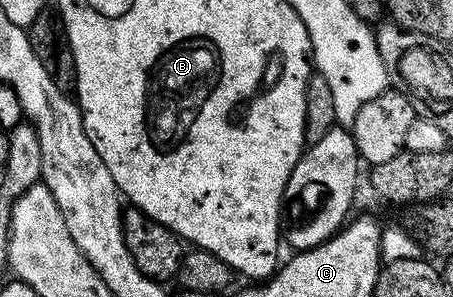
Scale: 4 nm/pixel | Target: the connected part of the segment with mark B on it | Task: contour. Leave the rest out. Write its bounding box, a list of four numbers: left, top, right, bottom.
[142,33,226,101]

